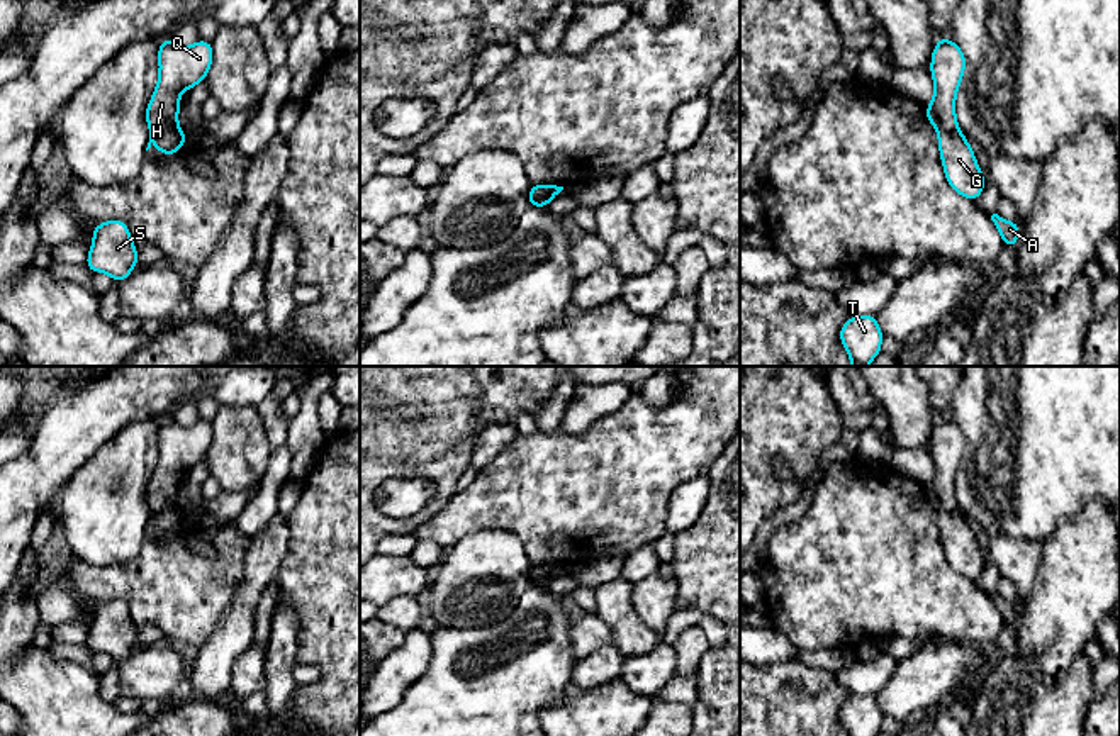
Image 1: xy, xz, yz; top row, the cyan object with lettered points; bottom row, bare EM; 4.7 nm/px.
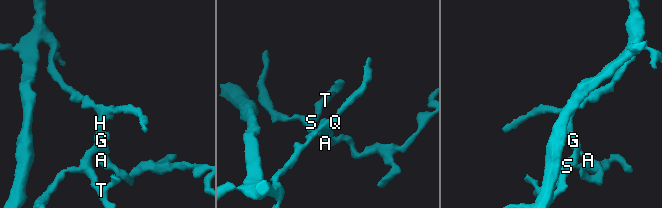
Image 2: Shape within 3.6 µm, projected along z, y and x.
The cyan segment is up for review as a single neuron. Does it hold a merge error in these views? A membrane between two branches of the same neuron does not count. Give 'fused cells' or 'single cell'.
fused cells

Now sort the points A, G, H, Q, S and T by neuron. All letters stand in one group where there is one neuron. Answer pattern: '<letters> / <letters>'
A G S T / H Q

